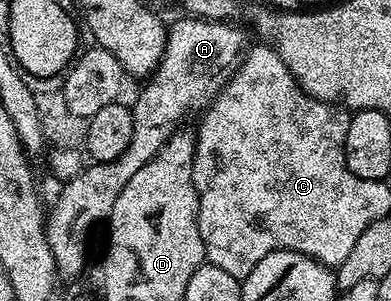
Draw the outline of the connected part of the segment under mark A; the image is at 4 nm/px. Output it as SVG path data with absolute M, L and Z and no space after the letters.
M179 16L175 23L170 23L161 60L151 77L142 83L143 91L131 106L133 137L129 139L129 148L125 148L117 160L92 161L84 165L80 174L62 183L63 191L55 207L52 210L50 207L45 225L49 248L53 248L55 262L64 279L77 277L87 266L87 246L83 243L87 221L110 219L113 204L117 204L117 196L121 196L121 188L125 188L134 174L155 158L155 153L167 143L169 136L184 125L183 117L191 109L196 112L206 110L223 91L224 84L235 75L235 69L249 49L248 31L235 24L231 20L190 16Z

